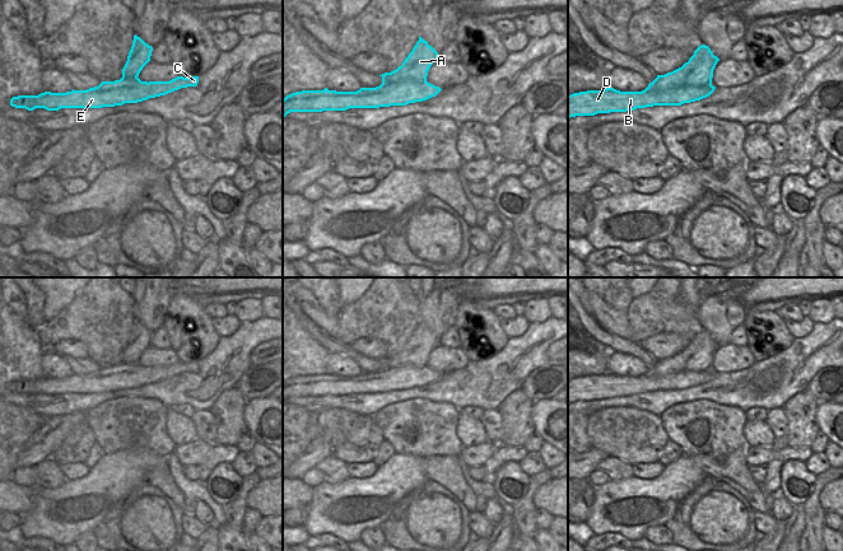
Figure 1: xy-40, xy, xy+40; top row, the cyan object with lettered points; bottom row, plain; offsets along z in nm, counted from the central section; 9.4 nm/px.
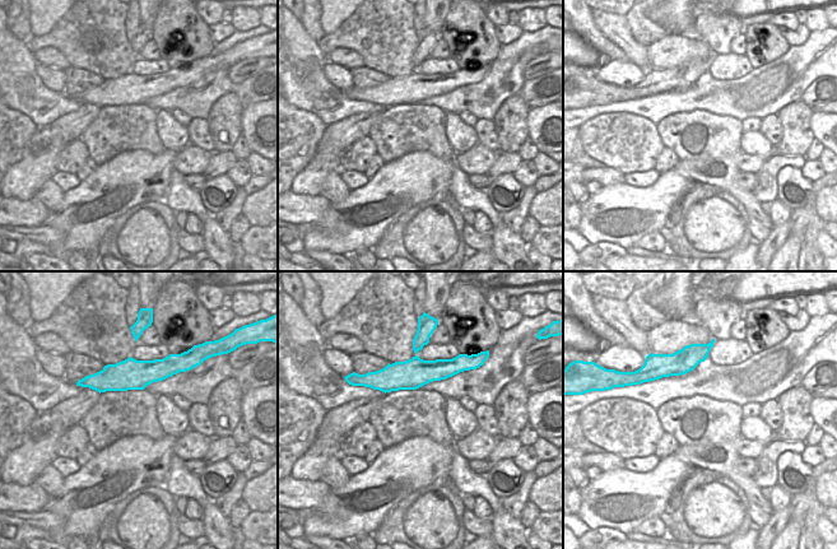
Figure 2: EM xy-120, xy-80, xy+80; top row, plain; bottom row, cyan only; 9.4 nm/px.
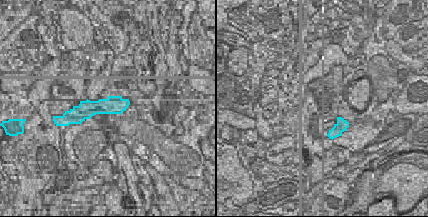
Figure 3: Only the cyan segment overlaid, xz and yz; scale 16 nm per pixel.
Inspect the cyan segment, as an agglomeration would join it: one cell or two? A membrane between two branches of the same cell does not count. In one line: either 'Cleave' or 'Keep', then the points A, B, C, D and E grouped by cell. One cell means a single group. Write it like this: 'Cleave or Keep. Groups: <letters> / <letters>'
Cleave. Groups: A / B C D E.

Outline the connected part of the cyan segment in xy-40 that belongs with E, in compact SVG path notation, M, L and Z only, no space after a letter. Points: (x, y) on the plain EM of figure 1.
M177 361L169 366L141 366L139 363L129 365L121 363L115 366L102 366L98 372L87 375L66 378L45 377L38 380L18 380L10 384L10 391L33 396L45 393L59 396L61 393L102 393L138 388L149 383L166 380L187 372L196 372L199 361Z

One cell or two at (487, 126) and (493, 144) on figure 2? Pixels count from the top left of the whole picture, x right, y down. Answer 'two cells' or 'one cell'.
one cell

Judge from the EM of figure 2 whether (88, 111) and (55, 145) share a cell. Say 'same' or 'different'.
different

